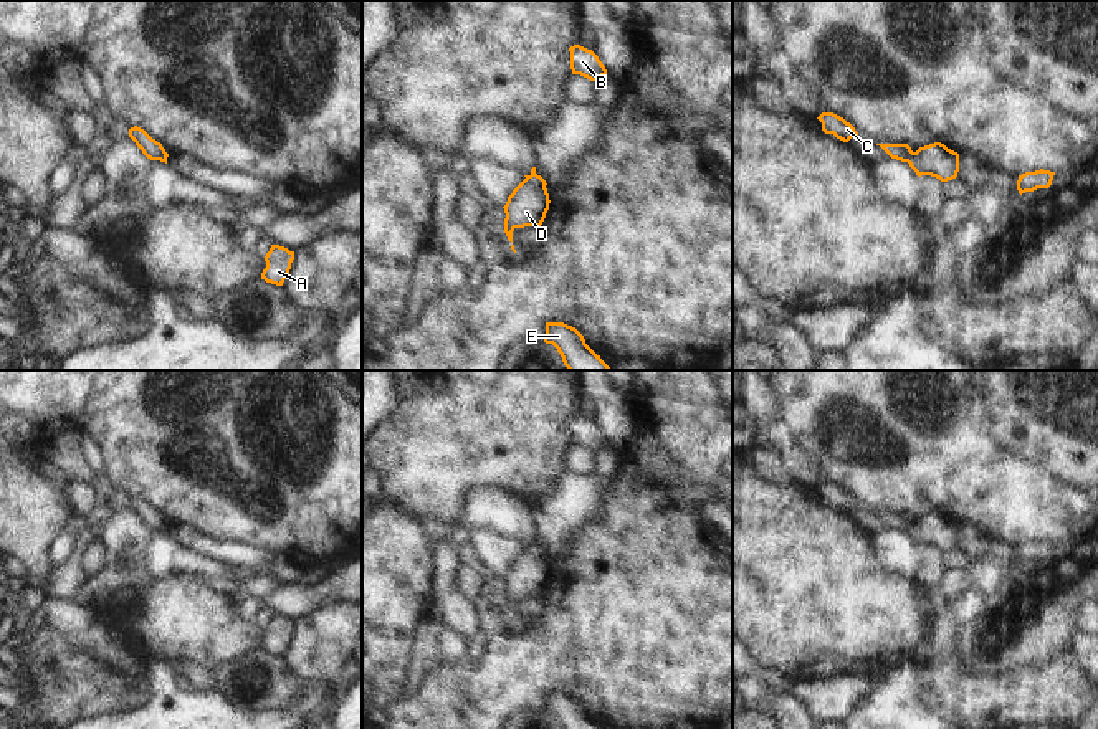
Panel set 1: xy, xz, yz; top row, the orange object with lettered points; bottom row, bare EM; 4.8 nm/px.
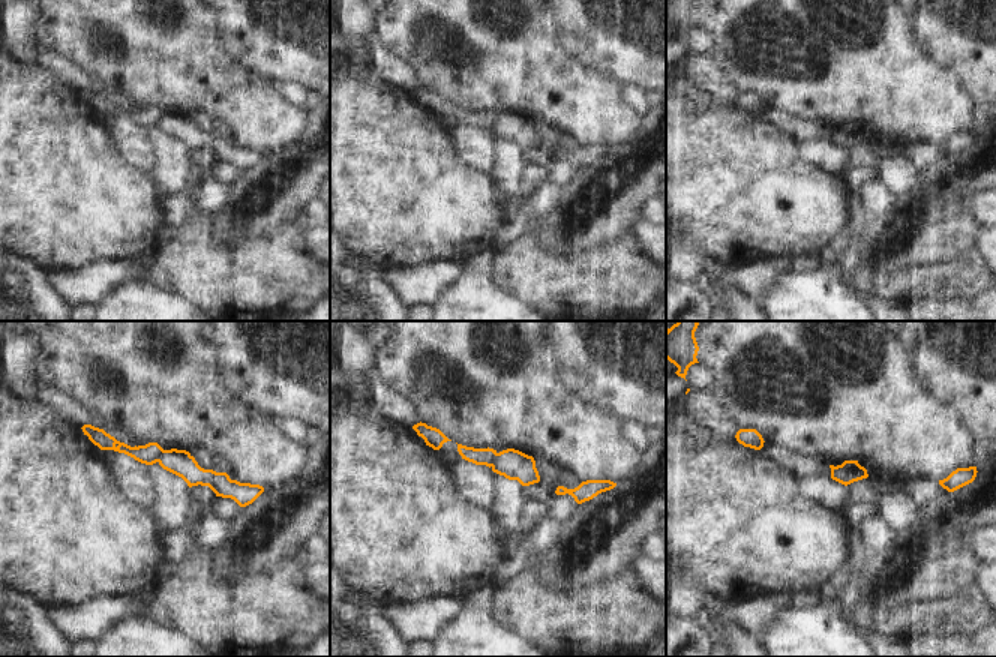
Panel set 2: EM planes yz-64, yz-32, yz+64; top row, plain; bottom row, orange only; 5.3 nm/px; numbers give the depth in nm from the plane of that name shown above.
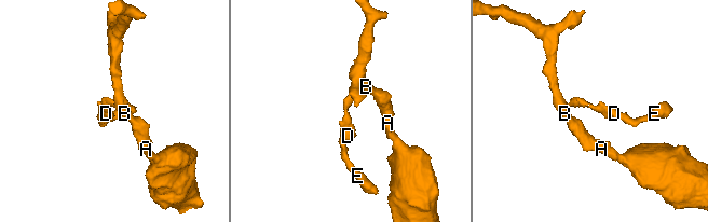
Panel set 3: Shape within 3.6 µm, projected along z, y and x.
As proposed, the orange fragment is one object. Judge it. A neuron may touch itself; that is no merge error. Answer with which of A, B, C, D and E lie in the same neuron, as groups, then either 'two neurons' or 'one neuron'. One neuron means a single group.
A B C / D E | two neurons

